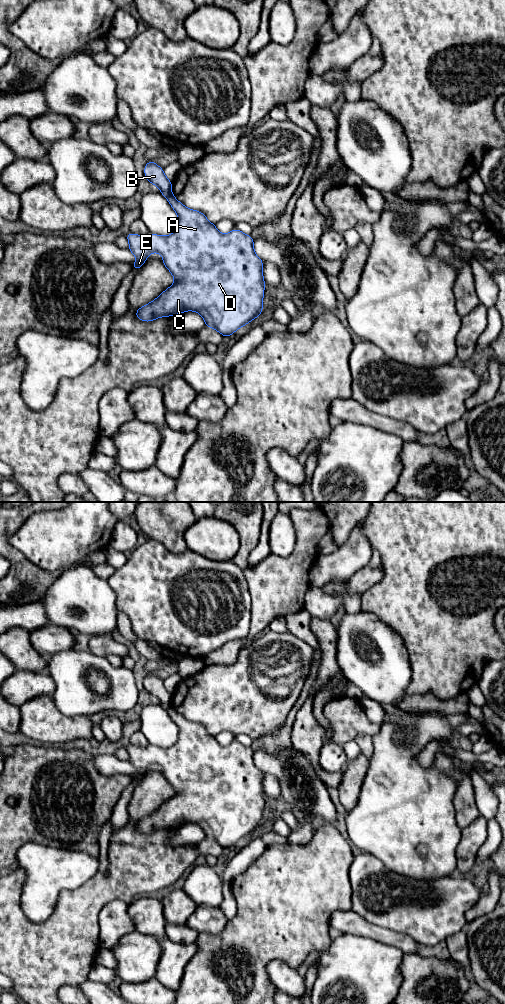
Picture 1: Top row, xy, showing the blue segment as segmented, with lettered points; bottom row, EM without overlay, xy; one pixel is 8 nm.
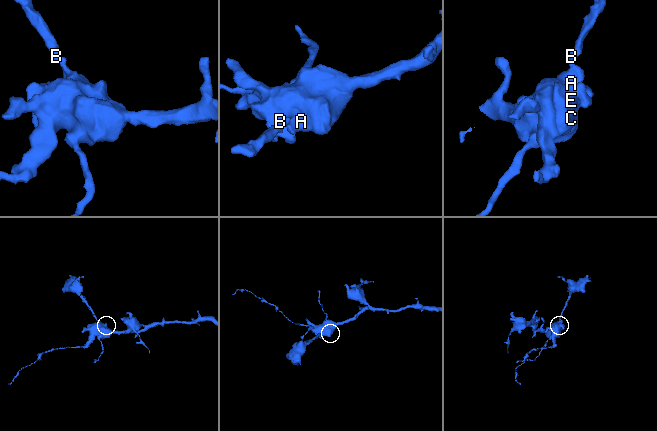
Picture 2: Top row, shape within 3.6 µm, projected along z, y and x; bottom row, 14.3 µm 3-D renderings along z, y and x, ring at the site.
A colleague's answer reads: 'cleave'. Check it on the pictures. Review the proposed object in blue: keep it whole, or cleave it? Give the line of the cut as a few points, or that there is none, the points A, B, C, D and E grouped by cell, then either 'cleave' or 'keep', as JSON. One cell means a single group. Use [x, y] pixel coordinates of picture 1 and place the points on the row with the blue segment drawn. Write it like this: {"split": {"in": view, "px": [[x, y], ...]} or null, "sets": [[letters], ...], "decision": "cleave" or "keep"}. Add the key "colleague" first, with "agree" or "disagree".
{"colleague": "agree", "split": {"in": "xy", "px": [[171, 193], [166, 197]]}, "sets": [["A", "C", "D", "E"], ["B"]], "decision": "cleave"}

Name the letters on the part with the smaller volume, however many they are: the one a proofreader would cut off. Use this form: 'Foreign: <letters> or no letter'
Foreign: B

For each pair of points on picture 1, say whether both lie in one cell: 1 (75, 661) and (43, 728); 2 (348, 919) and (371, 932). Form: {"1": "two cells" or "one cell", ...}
{"1": "two cells", "2": "one cell"}

